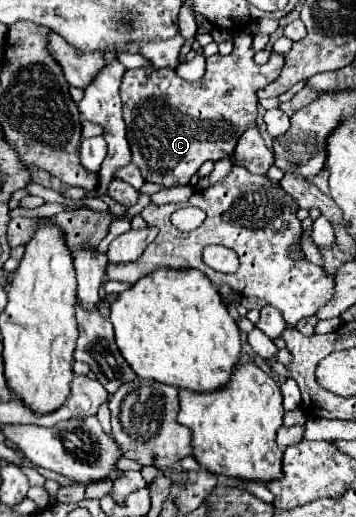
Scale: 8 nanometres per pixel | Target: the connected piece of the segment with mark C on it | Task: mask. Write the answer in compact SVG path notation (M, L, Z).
M233 34L233 52L227 56L215 54L207 58L207 72L201 84L185 82L173 68L135 68L127 70L121 78L121 100L123 116L127 124L127 140L133 152L133 164L137 164L147 182L163 184L165 188L173 184L187 184L189 178L199 170L205 160L221 160L231 156L239 136L249 128L257 118L257 90L269 86L281 72L285 64L283 54L271 54L265 66L255 64L253 60L253 36L251 34Z

